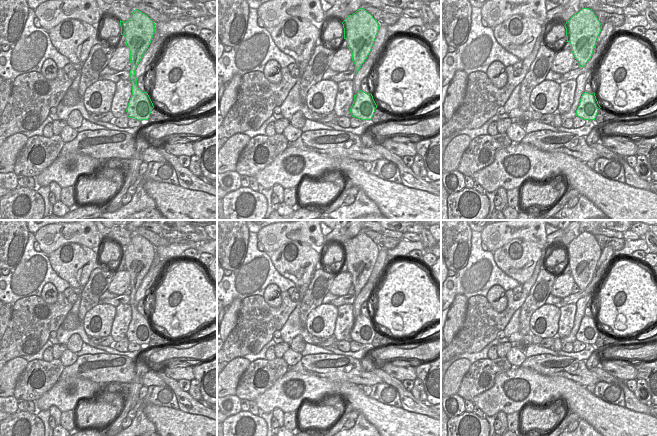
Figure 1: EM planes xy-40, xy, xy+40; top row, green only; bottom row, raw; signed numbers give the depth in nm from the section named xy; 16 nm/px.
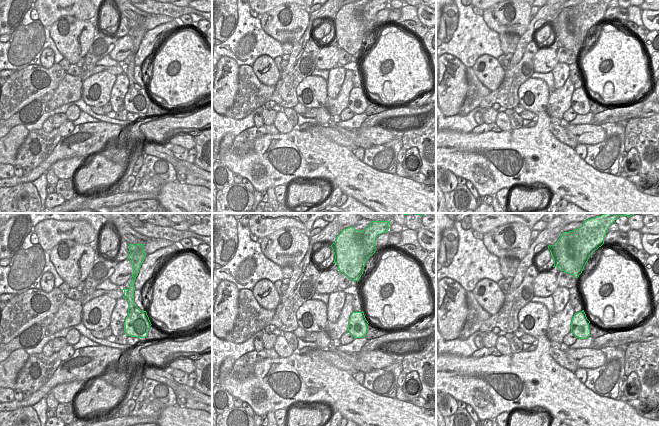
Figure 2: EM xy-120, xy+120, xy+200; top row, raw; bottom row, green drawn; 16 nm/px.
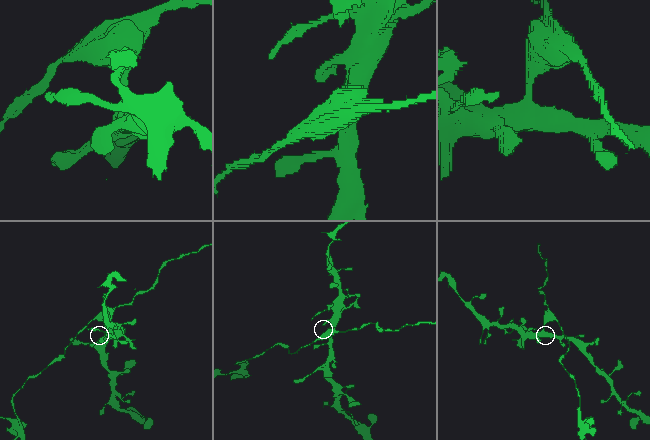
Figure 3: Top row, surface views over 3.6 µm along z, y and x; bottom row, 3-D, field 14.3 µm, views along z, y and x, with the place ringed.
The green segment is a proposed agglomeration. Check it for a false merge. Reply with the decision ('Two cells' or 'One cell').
Two cells

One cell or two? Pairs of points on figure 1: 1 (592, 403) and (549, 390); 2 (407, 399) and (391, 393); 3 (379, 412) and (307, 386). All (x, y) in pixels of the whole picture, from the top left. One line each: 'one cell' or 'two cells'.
1: one cell
2: two cells
3: one cell

